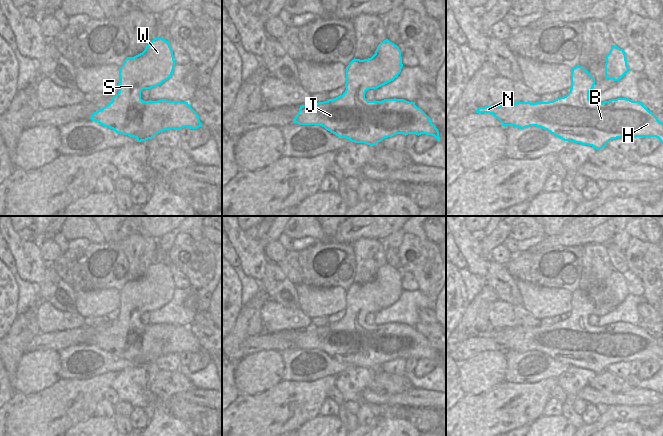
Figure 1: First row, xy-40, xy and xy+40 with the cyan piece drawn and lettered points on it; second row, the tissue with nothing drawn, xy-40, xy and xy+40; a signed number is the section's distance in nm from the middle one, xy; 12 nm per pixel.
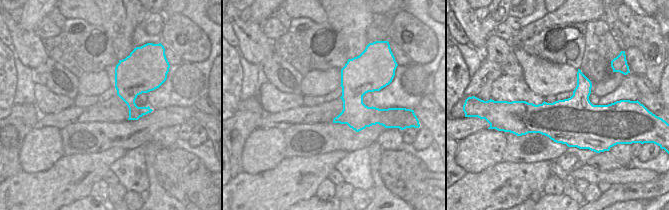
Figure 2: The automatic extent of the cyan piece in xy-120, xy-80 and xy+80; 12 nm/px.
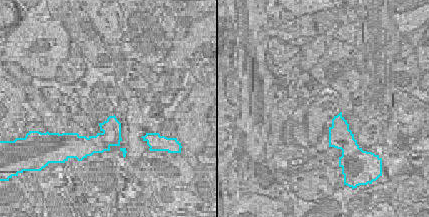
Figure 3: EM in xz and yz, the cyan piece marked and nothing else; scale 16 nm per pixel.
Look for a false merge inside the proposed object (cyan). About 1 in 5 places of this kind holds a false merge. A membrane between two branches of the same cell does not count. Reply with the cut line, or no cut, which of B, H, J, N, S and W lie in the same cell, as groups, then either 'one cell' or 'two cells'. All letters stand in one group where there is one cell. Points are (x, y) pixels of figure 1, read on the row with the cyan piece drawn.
no cut | B H J N S W | one cell

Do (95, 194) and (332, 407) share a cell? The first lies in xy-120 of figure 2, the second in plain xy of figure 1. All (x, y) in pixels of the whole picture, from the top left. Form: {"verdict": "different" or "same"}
{"verdict": "same"}

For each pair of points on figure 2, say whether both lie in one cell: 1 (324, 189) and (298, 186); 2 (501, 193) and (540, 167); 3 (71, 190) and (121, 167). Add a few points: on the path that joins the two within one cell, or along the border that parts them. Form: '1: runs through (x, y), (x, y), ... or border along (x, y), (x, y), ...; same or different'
1: border along (327, 178), (318, 186), (314, 195); different
2: runs through (511, 186), (521, 179), (530, 177); same
3: border along (126, 152), (109, 169); different

